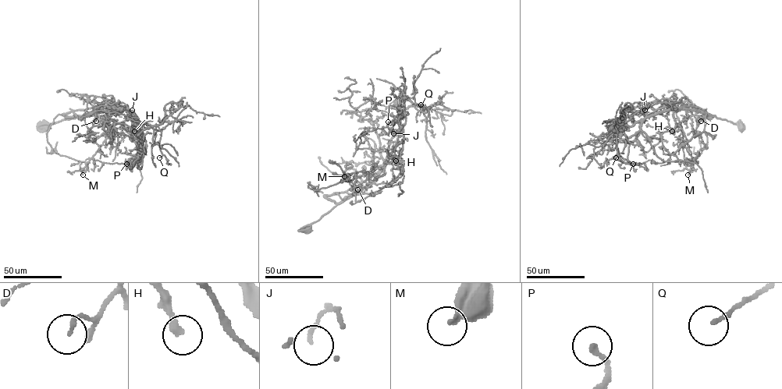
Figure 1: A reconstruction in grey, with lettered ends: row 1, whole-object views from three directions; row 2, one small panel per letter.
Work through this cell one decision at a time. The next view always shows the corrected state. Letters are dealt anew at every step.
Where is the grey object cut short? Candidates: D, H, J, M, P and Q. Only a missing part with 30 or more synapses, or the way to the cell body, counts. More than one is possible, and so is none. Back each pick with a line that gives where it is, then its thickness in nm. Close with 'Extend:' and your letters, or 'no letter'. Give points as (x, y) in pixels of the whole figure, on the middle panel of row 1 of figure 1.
Extend: no letter

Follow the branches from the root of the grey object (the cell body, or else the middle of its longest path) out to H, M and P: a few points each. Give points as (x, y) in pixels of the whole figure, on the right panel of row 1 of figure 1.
H: (741, 127), (726, 119), (698, 111), (672, 129), (667, 131), (666, 127), (669, 126), (672, 131)
M: (741, 127), (699, 111), (684, 119), (680, 126), (684, 157), (686, 167), (691, 171), (687, 175)
P: (741, 127), (696, 110), (657, 108), (630, 144), (627, 161), (639, 164), (633, 164)

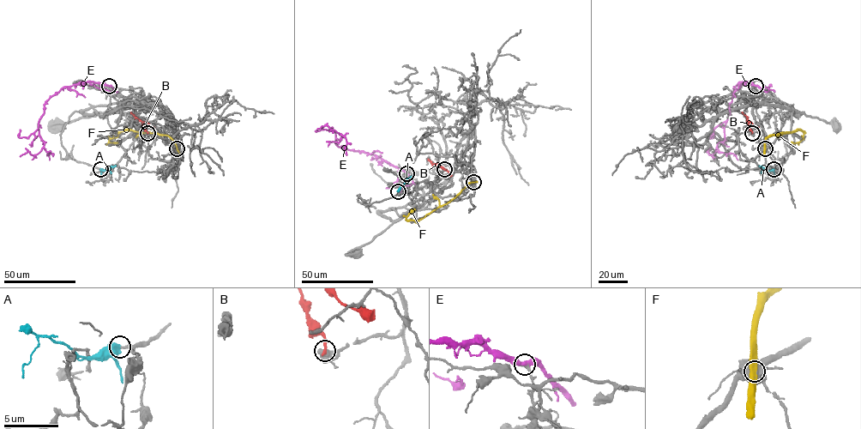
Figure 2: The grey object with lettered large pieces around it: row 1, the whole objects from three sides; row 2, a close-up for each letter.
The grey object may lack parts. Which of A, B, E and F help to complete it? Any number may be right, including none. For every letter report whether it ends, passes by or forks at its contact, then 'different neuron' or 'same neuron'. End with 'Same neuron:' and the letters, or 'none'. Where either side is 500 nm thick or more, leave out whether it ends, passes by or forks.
A: same neuron
B: different neuron
E: it passes by; same neuron
F: different neuron
Same neuron: A, E

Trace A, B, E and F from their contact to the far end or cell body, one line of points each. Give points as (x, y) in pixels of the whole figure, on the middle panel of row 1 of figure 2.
A: (398, 191), (406, 180), (412, 176)
B: (445, 169), (428, 159)
E: (406, 173), (374, 155), (339, 147), (336, 141), (340, 140), (341, 135), (327, 125), (317, 129)
F: (473, 182), (423, 218), (407, 220), (414, 208)

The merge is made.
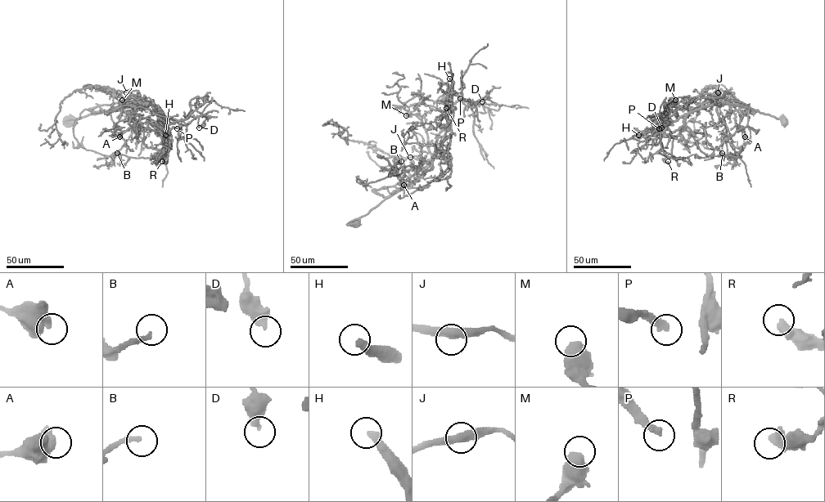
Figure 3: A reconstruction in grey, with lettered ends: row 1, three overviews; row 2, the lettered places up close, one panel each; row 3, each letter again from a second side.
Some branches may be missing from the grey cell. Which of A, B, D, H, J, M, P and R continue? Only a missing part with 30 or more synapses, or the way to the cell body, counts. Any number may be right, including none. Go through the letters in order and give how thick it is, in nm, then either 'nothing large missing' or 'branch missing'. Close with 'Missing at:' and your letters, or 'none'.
A: 650 nm | nothing large missing
B: 200 nm | nothing large missing
D: 420 nm | nothing large missing
H: 400 nm | branch missing
J: 400 nm | nothing large missing
M: 650 nm | nothing large missing
P: 360 nm | nothing large missing
R: 500 nm | nothing large missing
Missing at: H

